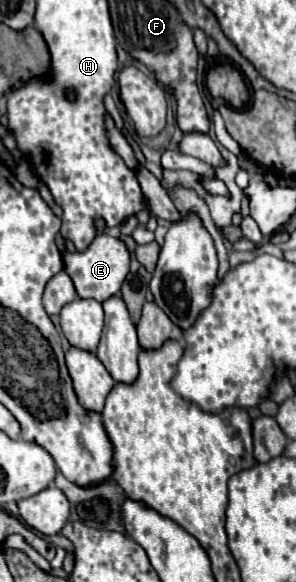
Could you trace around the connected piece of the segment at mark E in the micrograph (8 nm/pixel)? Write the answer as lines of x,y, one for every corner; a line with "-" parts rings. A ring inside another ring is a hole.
99,233
85,251
81,251
81,253
69,253
67,251
63,255
63,259
65,259
65,271
73,279
77,295
81,299
95,299
99,303
107,301
107,297
119,295
119,289
121,289
121,285
129,273
127,247
119,239
109,237
105,233

